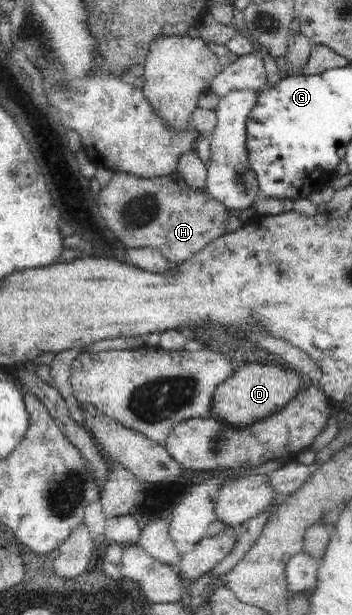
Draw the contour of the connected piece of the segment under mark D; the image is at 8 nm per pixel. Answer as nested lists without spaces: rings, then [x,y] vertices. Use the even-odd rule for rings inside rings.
[[[244,366],[233,373],[226,382],[214,389],[210,409],[211,416],[231,428],[246,428],[262,423],[263,419],[281,412],[300,392],[300,376],[290,366],[285,368],[266,366]]]

